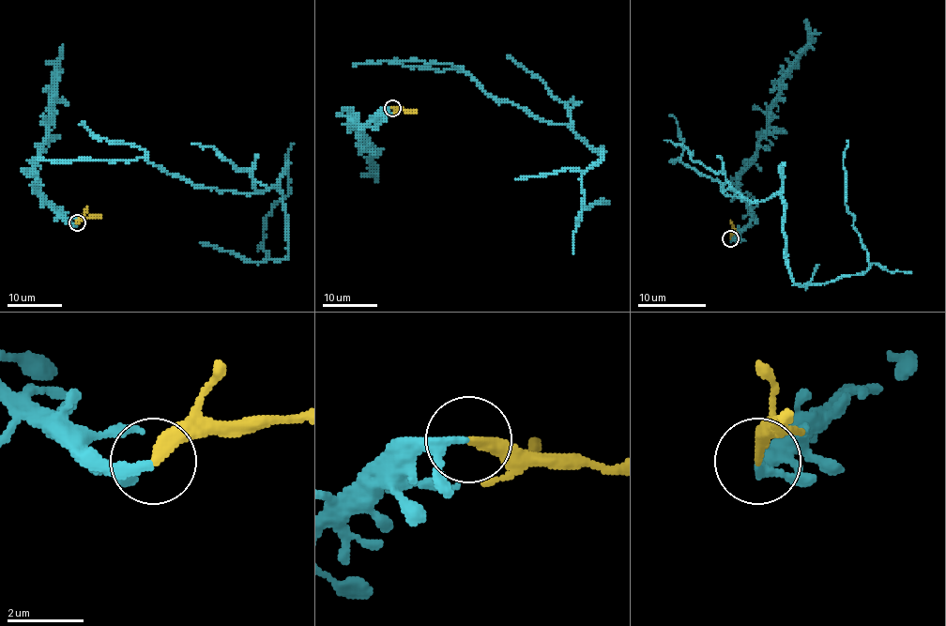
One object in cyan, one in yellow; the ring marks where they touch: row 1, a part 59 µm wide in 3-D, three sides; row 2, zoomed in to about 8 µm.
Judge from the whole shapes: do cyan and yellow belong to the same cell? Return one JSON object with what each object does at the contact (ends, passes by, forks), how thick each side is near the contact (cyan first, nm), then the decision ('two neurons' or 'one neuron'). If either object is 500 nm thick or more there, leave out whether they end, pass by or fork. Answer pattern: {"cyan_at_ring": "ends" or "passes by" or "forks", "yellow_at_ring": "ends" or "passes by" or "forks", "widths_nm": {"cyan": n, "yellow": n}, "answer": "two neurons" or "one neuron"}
{"cyan_at_ring": "passes by", "yellow_at_ring": "ends", "widths_nm": {"cyan": 180, "yellow": 340}, "answer": "one neuron"}

